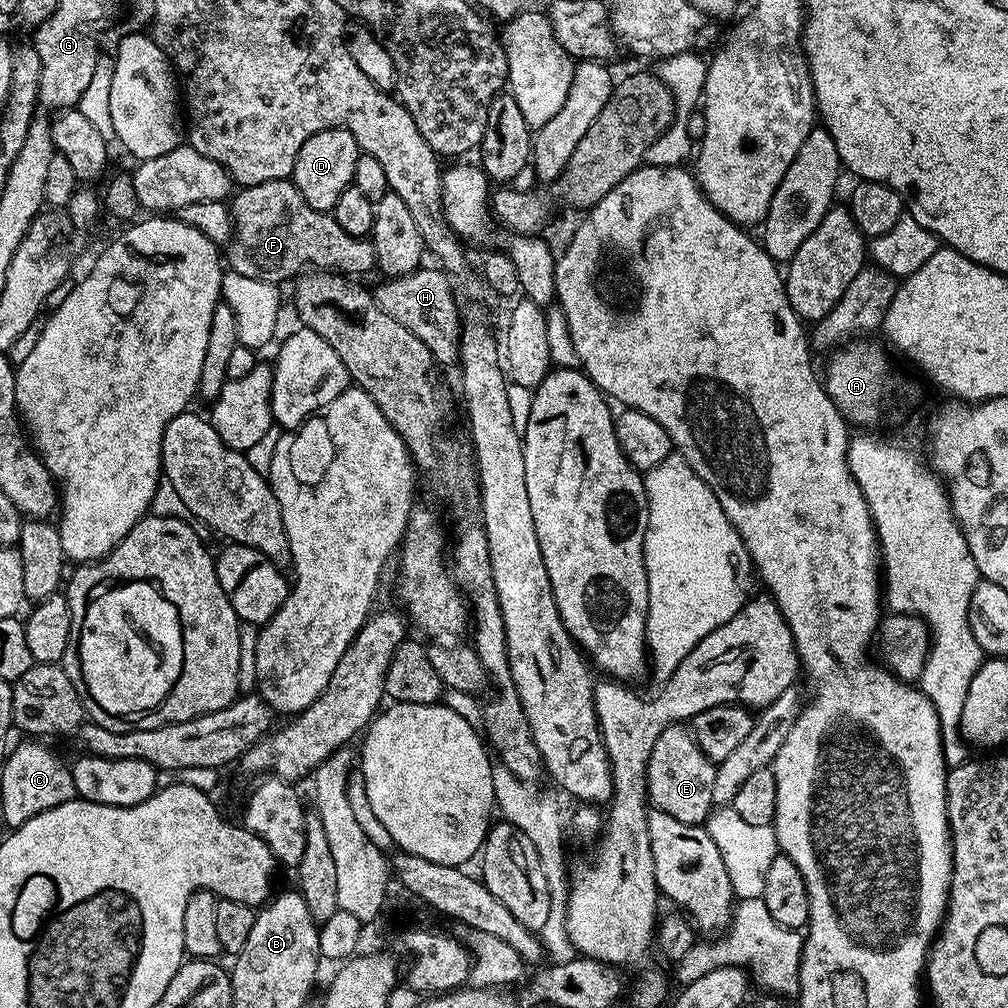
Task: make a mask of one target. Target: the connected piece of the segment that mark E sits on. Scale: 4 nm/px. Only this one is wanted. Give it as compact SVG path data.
M673 722L658 734L648 759L648 798L652 808L678 818L678 822L703 825L714 811L714 774L716 764L698 746L683 723Z

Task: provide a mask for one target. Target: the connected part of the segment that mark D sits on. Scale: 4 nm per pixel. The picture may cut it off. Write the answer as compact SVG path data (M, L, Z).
M322 130L306 138L302 150L298 150L298 158L294 162L290 179L302 194L302 198L306 198L310 206L314 206L314 210L331 213L338 198L342 198L342 190L351 185L354 178L354 162L358 162L361 154L358 142L354 142L354 134L350 134L350 130Z

